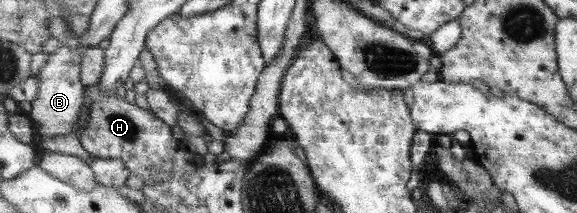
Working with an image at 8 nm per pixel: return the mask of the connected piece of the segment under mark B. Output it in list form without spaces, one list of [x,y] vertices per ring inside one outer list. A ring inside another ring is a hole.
[[[61,43],[61,47],[48,56],[49,58],[37,74],[40,81],[38,98],[31,104],[32,110],[28,113],[34,121],[39,140],[67,135],[76,129],[81,107],[85,105],[85,90],[87,89],[81,81],[83,54]]]

